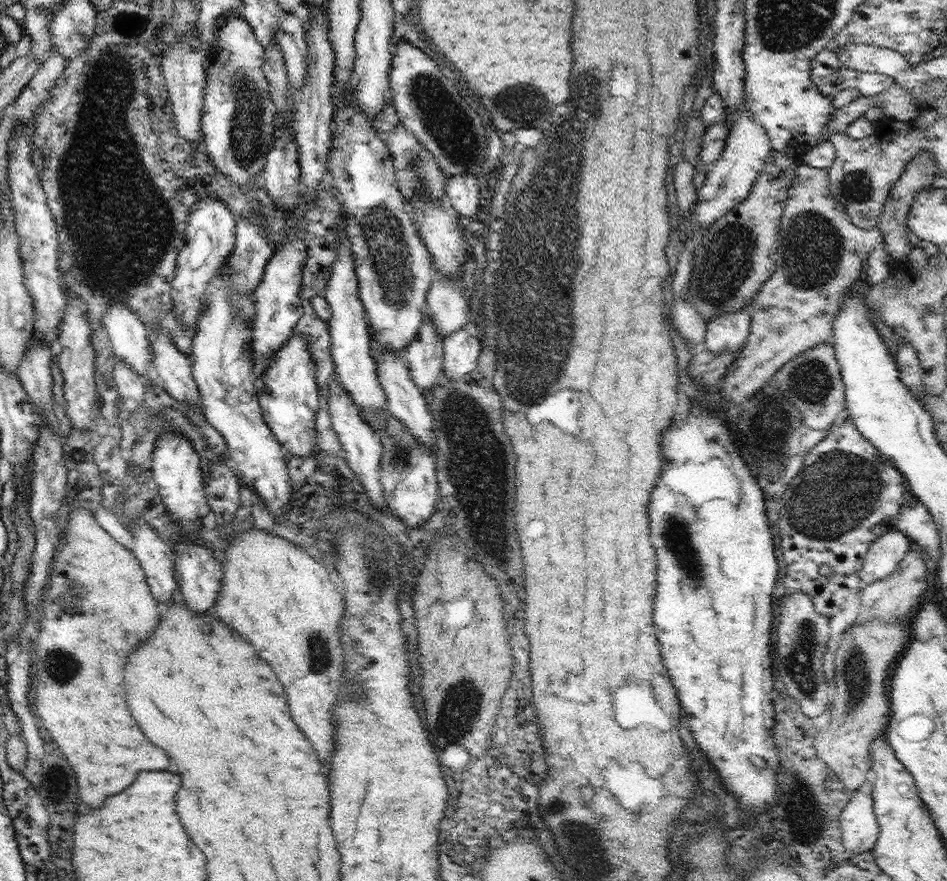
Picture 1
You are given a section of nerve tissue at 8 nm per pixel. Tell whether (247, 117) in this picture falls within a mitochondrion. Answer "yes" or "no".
yes

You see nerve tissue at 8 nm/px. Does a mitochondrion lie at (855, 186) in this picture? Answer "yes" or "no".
yes

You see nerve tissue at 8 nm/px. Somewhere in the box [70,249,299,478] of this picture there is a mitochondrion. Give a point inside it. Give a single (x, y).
(86, 280)

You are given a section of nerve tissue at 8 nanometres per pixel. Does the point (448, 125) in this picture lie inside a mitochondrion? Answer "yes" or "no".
yes

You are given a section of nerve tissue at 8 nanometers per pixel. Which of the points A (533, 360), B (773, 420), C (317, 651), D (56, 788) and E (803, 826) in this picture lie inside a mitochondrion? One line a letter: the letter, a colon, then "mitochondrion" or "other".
A: mitochondrion
B: mitochondrion
C: mitochondrion
D: mitochondrion
E: mitochondrion

